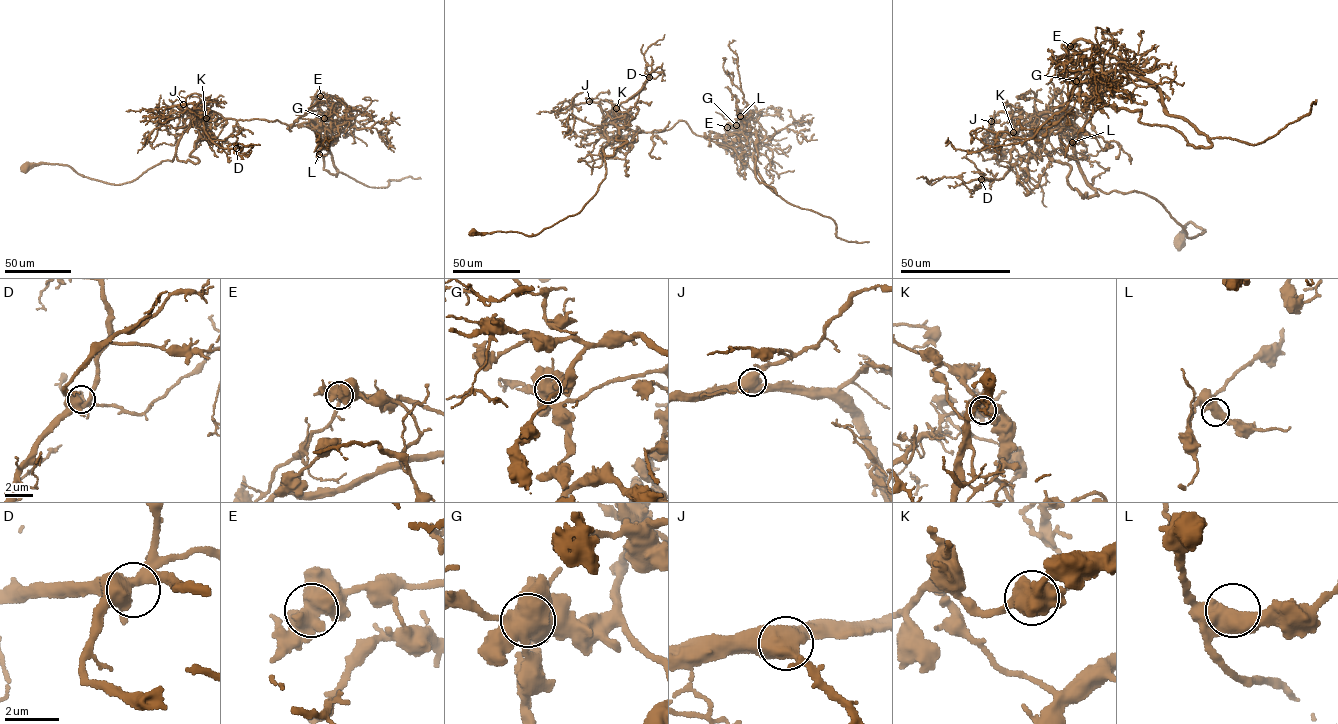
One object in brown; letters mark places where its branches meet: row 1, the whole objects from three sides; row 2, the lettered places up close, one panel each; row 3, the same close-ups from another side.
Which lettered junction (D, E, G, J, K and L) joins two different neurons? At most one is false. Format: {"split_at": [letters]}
{"split_at": ["G"]}

